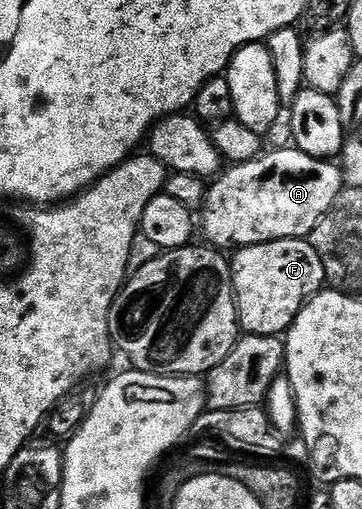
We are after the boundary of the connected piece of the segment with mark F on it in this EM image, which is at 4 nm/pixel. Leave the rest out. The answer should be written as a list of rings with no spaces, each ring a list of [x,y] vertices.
[[[286,237],[276,241],[266,241],[256,245],[244,245],[234,250],[235,257],[230,258],[231,282],[235,292],[235,306],[239,316],[239,328],[244,334],[253,337],[279,337],[286,334],[297,319],[307,302],[322,293],[327,285],[325,267],[321,255],[311,246],[310,240],[302,237]]]

